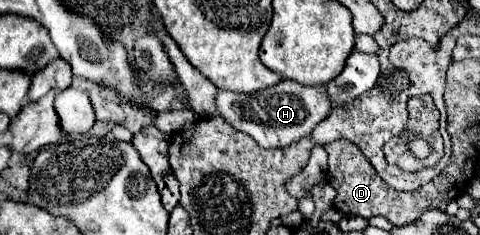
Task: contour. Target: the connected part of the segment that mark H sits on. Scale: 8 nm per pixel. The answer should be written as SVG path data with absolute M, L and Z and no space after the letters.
M281 80L277 86L253 94L219 90L217 110L233 128L249 134L261 148L285 148L299 142L303 136L309 136L311 128L329 116L331 104L319 86L311 88L293 84L293 80Z

